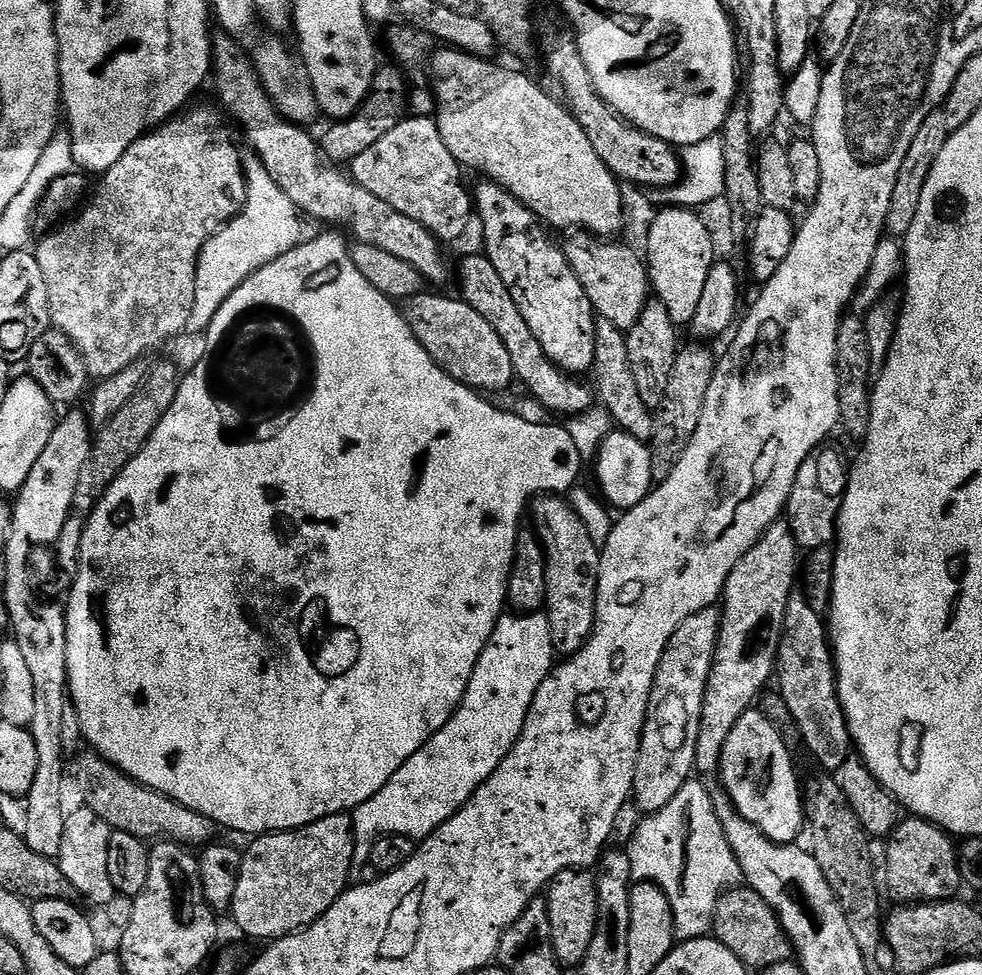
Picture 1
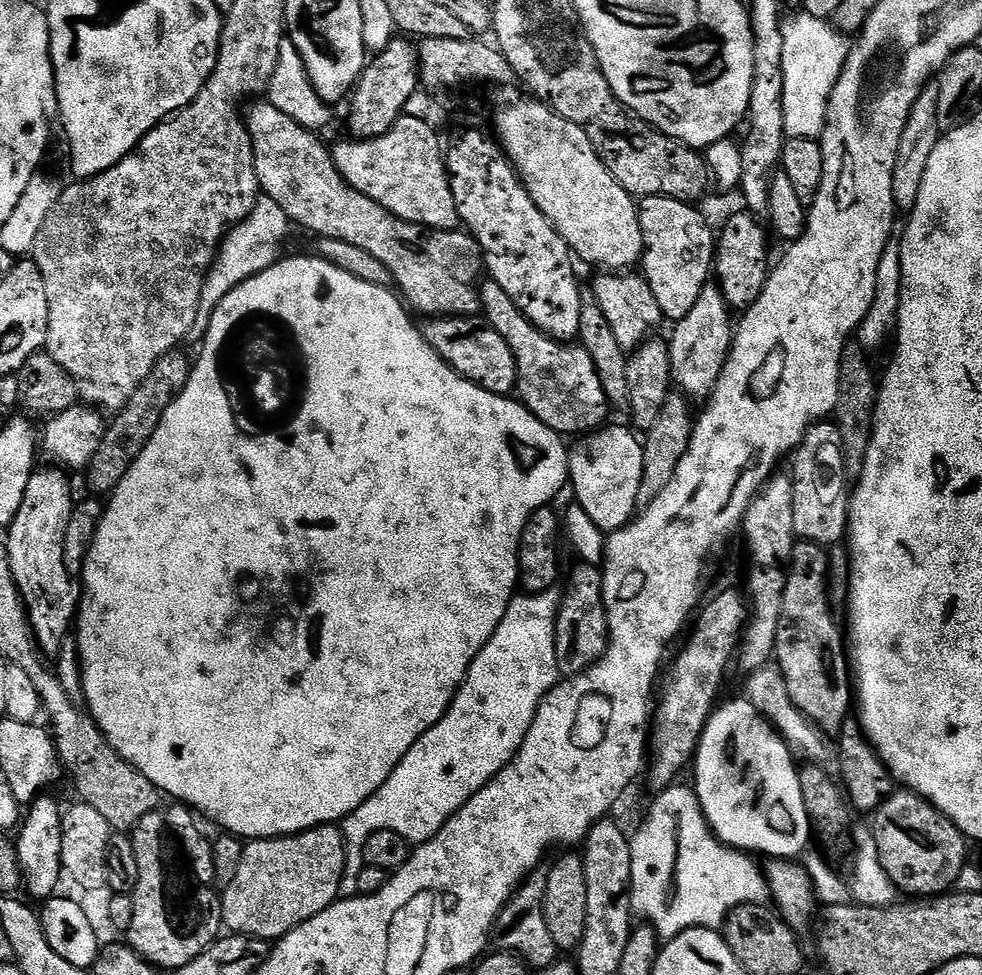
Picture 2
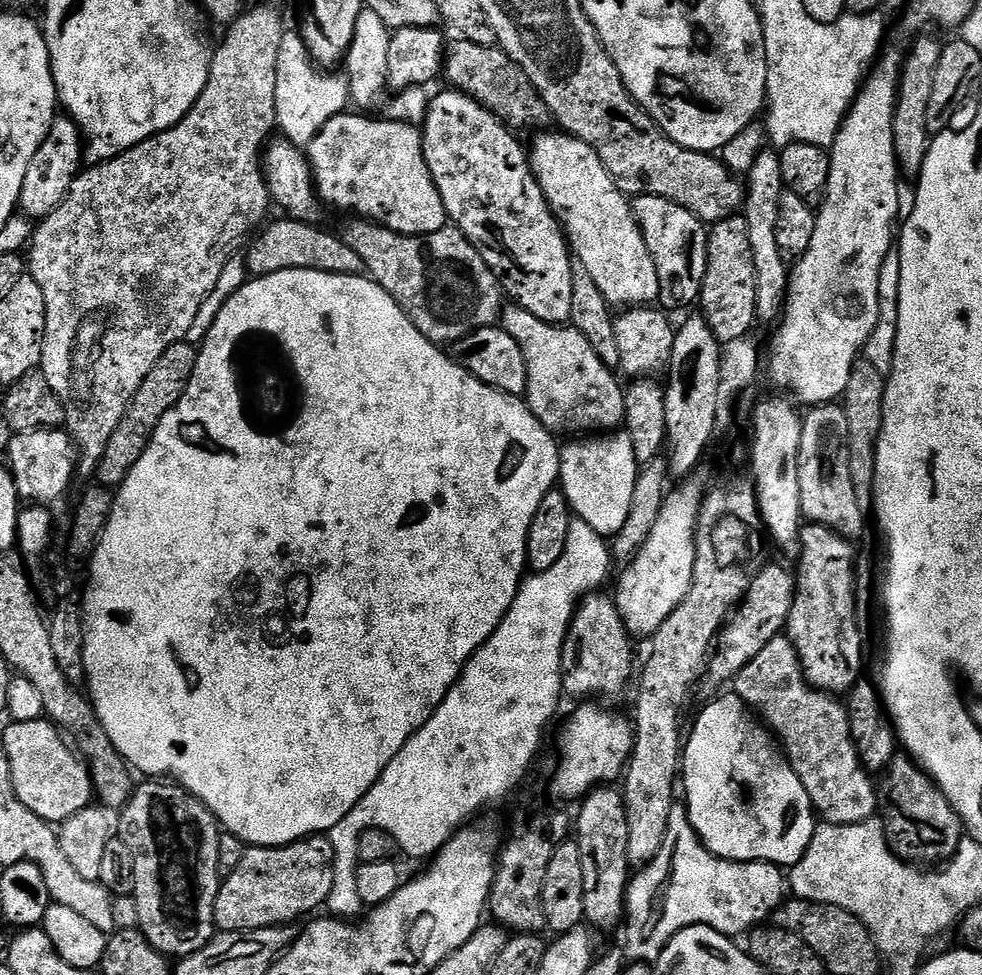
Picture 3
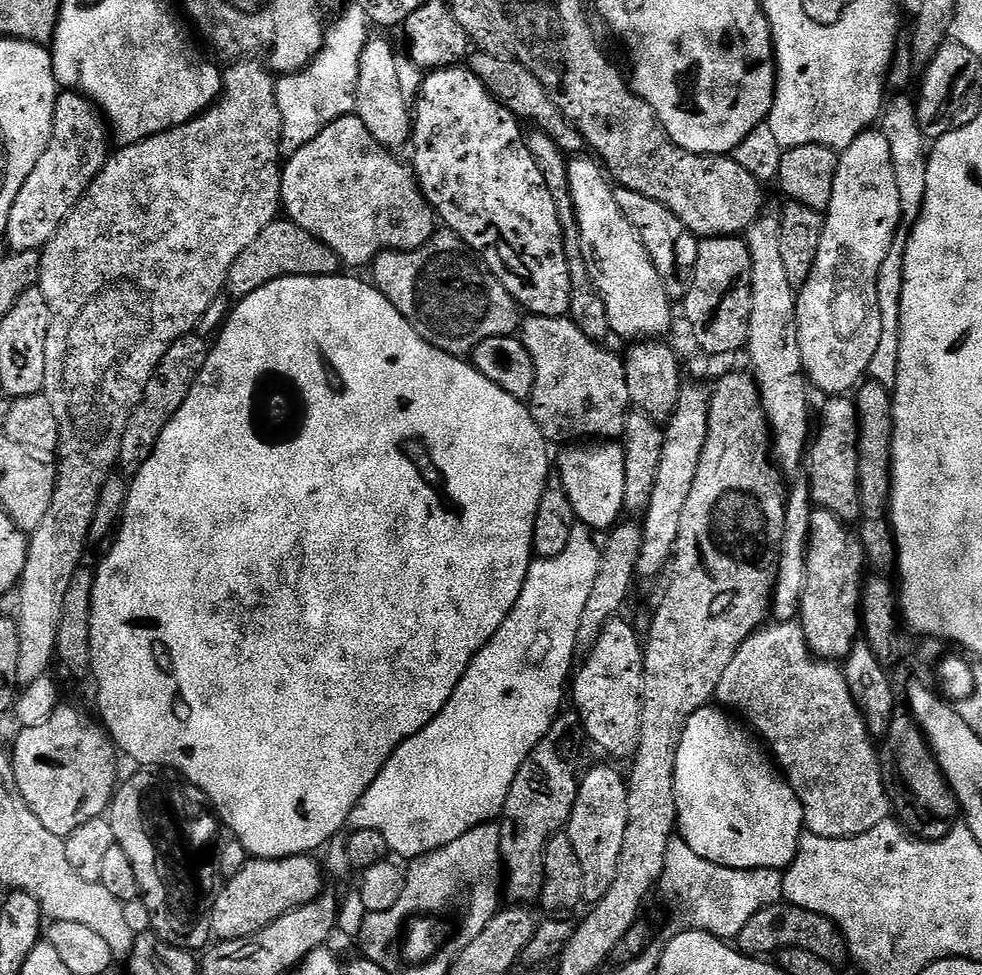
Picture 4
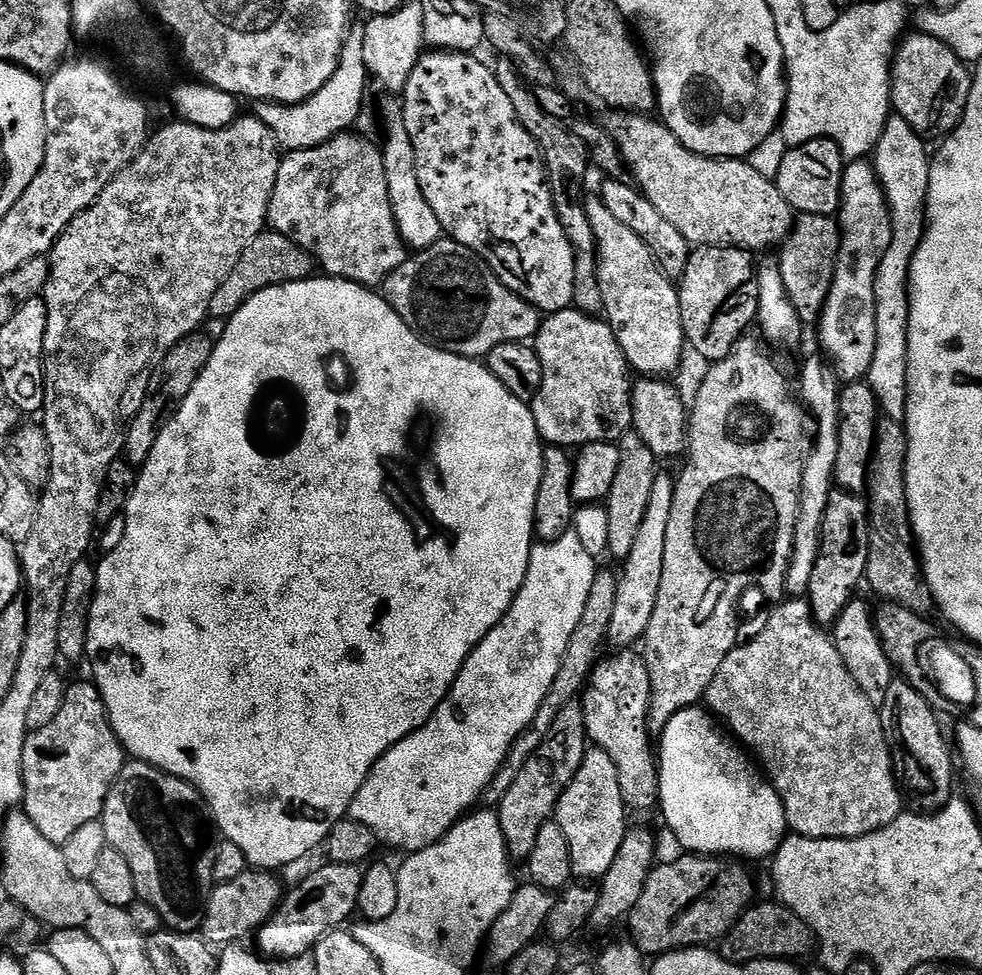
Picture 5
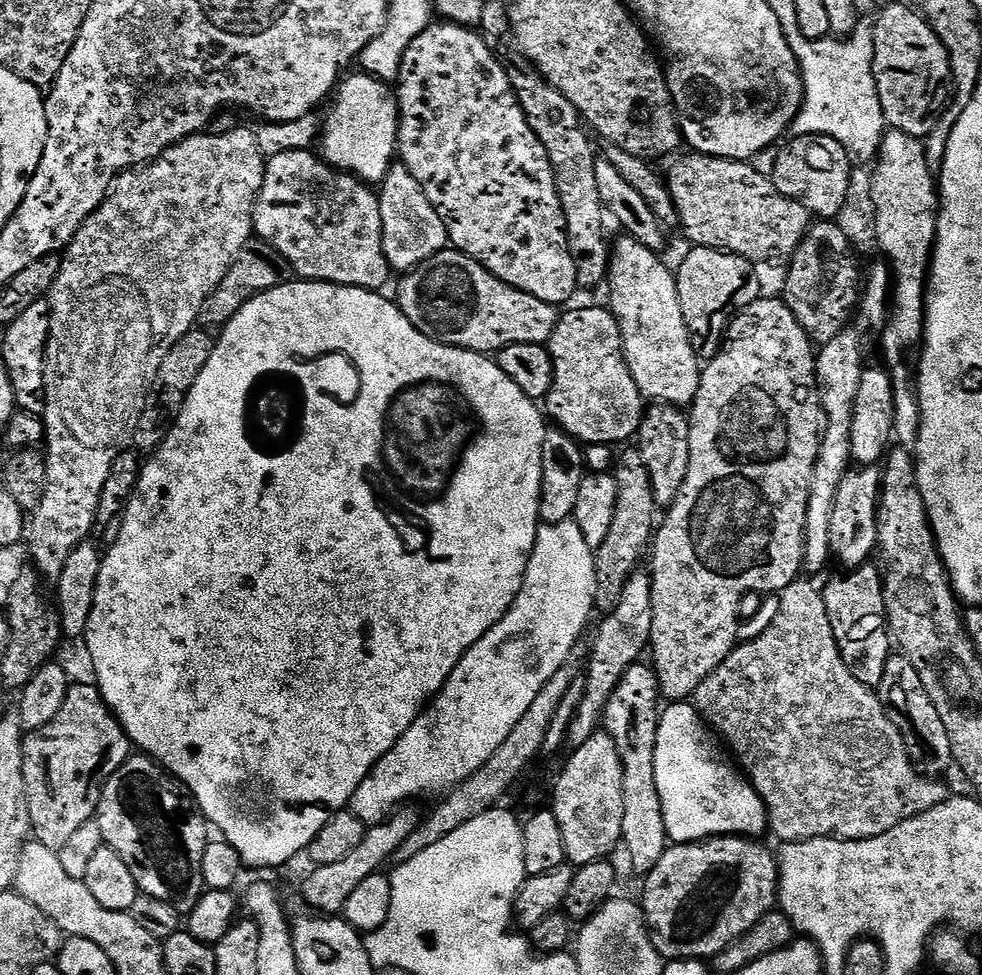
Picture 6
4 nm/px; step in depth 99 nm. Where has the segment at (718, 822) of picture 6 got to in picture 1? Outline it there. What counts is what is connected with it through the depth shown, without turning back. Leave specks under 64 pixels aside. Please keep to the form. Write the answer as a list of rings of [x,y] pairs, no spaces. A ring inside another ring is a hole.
[[[749,710],[738,718],[738,726],[730,730],[730,738],[722,746],[718,779],[736,812],[766,838],[779,844],[796,844],[800,827],[803,829],[806,824],[802,784],[796,781],[792,758],[793,753],[778,738],[778,732],[757,710]]]

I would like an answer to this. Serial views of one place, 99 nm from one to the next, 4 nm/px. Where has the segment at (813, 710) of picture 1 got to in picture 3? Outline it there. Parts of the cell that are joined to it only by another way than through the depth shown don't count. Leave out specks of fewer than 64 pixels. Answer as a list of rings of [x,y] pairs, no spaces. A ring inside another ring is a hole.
[[[805,523],[800,529],[800,538],[798,541],[799,547],[804,547],[800,552],[800,565],[794,568],[794,575],[796,578],[796,593],[792,598],[792,605],[790,606],[790,614],[788,615],[788,623],[786,625],[786,637],[793,644],[794,650],[797,652],[797,658],[800,660],[801,670],[804,672],[804,679],[810,687],[816,690],[829,694],[847,694],[849,690],[862,678],[860,672],[864,668],[864,636],[860,633],[860,624],[856,621],[856,614],[858,614],[857,607],[857,577],[856,570],[858,567],[858,553],[856,554],[853,541],[847,540],[839,536],[834,530],[830,530],[821,524]]]

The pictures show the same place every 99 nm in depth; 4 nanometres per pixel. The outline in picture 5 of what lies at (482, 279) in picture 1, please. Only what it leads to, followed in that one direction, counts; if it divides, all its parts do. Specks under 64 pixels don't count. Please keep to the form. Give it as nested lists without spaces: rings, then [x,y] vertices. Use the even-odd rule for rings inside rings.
[[[573,306],[551,313],[541,323],[534,337],[534,347],[542,362],[544,377],[539,394],[530,402],[541,441],[561,449],[575,449],[586,444],[606,444],[619,441],[632,428],[633,377],[628,377],[630,365],[622,346],[612,332],[607,319],[587,316]]]

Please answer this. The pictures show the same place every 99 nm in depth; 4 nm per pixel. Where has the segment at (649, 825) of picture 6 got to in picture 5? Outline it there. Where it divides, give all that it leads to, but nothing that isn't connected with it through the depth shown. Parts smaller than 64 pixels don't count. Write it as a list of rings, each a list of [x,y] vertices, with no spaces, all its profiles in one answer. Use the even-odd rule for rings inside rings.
[[[620,650],[608,661],[597,663],[592,669],[591,676],[582,693],[585,714],[585,730],[587,739],[595,747],[602,749],[614,762],[620,777],[618,786],[622,790],[622,798],[629,809],[656,808],[658,804],[658,764],[654,759],[654,740],[648,737],[648,724],[650,725],[650,709],[652,707],[652,687],[650,674],[639,655],[635,651]]]

